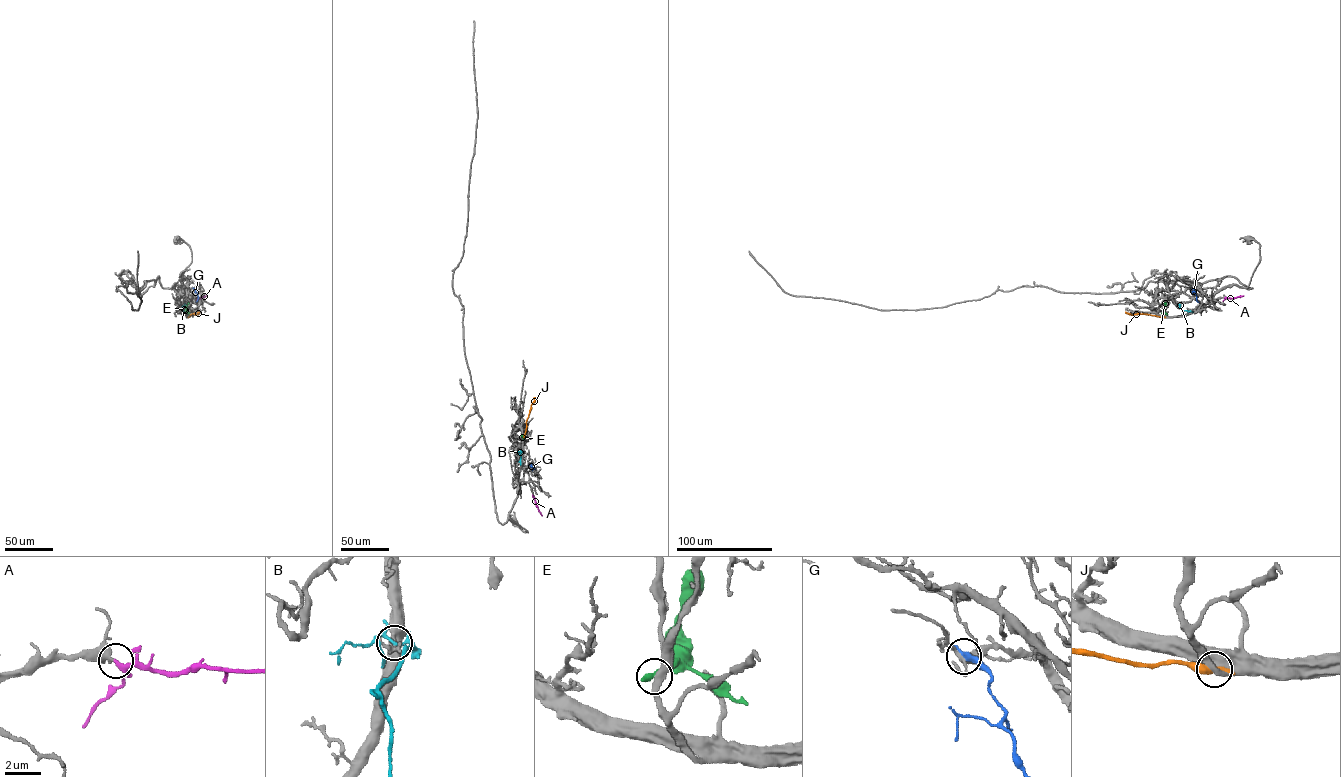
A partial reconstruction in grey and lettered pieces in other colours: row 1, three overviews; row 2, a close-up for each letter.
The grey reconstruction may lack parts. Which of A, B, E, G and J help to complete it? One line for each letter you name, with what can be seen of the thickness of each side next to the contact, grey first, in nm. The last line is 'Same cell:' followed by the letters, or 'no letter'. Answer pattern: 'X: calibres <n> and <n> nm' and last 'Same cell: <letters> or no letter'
A: calibres 320 and 200 nm
Same cell: A

